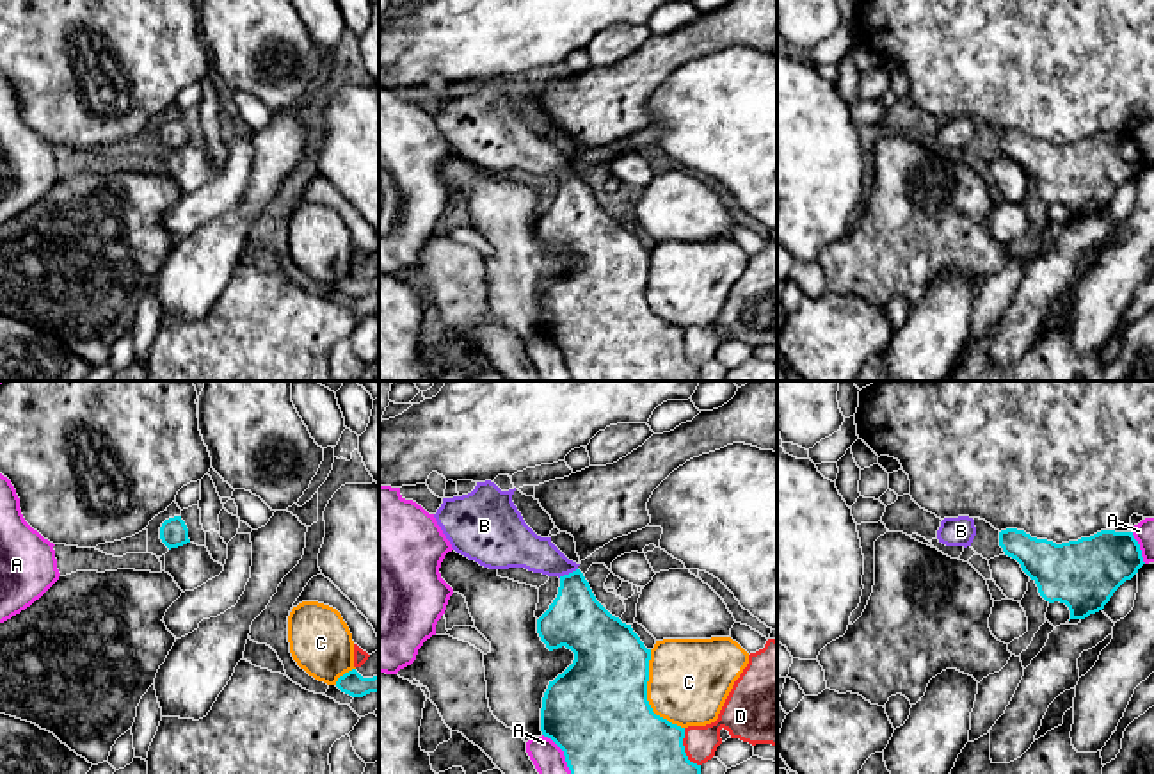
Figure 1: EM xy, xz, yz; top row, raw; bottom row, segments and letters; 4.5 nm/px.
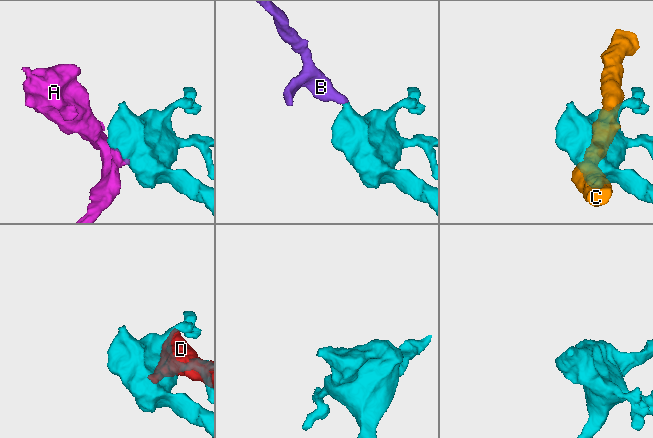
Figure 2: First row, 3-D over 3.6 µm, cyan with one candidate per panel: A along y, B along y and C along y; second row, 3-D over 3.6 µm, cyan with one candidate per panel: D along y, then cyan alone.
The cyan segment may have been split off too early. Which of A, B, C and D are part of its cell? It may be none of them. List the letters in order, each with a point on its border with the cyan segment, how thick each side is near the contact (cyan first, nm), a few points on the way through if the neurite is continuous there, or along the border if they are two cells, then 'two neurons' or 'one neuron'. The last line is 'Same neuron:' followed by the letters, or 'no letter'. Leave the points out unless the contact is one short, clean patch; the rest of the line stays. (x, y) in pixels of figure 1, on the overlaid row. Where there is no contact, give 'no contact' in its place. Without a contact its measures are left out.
A: contact yz (1138, 547); calibres 300 and 100 nm; two neurons
B: contact xz (569, 573); calibres 260 and 180 nm; way xz (576, 620), (575, 589), (569, 573), (521, 547); one neuron
C: contact xz (646, 696); calibres 460 and 360 nm; two neurons
D: contact xz (683, 749); calibres 320 and 150 nm; two neurons
Same neuron: B

